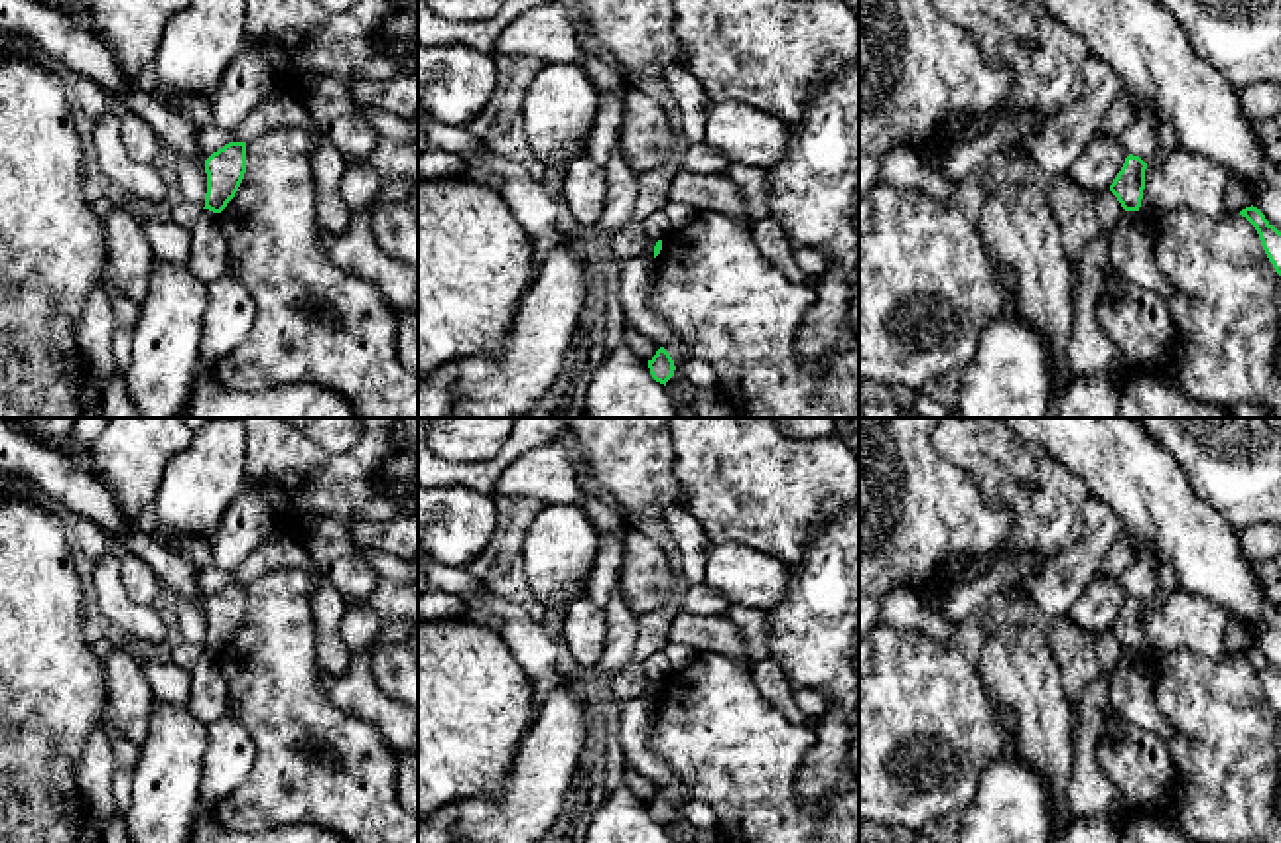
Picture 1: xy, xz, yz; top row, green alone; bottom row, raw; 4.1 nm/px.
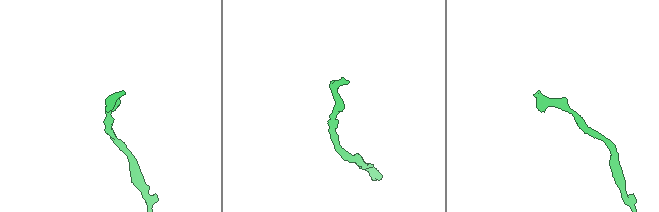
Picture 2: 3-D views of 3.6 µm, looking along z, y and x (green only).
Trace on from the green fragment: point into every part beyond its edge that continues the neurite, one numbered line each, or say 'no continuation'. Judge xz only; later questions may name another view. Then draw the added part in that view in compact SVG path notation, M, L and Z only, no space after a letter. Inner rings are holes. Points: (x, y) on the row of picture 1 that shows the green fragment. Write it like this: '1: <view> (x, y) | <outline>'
no continuation

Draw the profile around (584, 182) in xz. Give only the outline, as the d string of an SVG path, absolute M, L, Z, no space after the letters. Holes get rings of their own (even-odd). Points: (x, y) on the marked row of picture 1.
M585 154L575 156L566 167L562 195L575 223L583 230L593 227L607 199L605 167Z

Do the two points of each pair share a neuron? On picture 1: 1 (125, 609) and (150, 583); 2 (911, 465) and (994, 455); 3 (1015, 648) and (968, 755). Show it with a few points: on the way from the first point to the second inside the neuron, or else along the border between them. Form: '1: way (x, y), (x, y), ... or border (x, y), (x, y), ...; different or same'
1: border (121, 558), (125, 591), (134, 601), (150, 605); different
2: border (931, 438), (931, 444), (958, 465), (982, 493); different
3: border (978, 670), (986, 696), (1006, 723), (1004, 745); different

